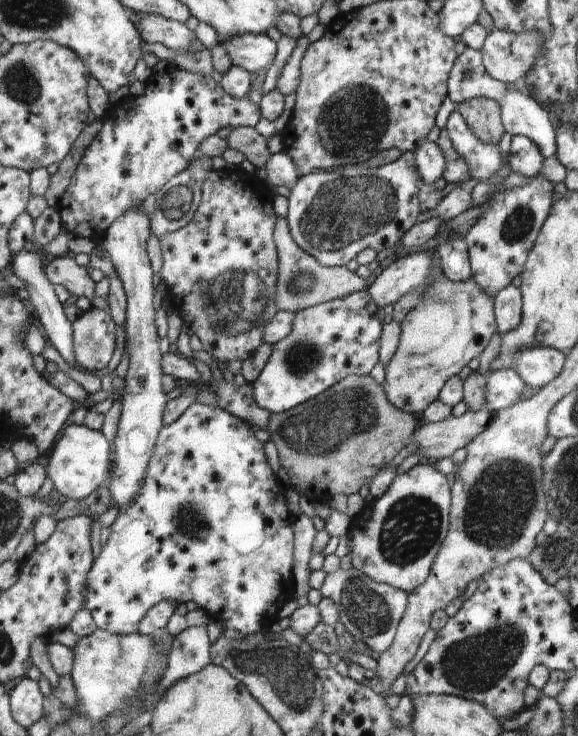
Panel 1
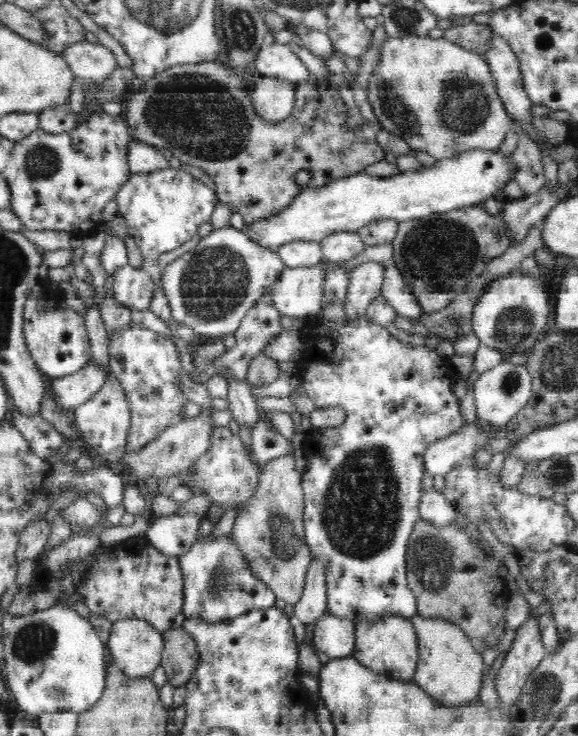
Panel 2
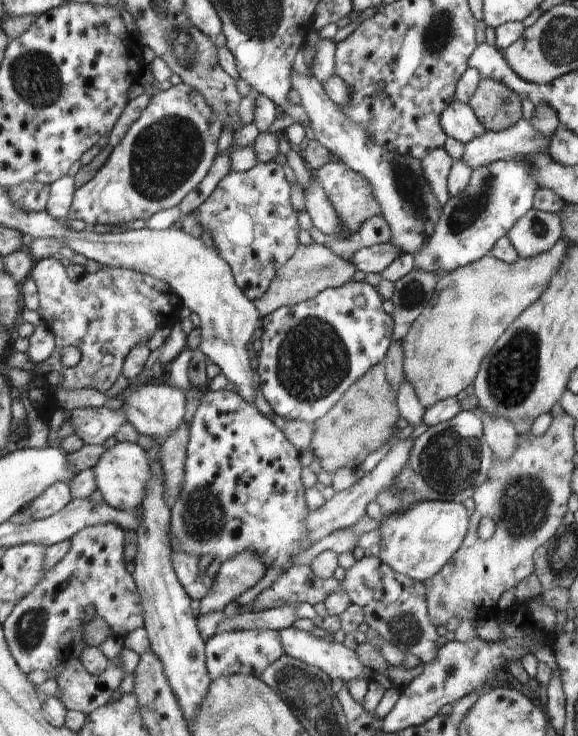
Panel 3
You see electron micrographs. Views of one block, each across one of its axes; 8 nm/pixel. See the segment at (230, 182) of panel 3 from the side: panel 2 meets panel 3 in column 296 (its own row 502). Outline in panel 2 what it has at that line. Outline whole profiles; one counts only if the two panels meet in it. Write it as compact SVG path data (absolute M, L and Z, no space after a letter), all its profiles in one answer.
M228 426L216 427L212 432L212 446L196 460L196 472L198 478L186 478L184 484L192 486L192 492L206 490L208 497L214 504L222 504L224 508L238 507L238 514L250 505L256 494L256 486L259 485L260 465L250 462L250 456L240 442L238 435L234 436Z

